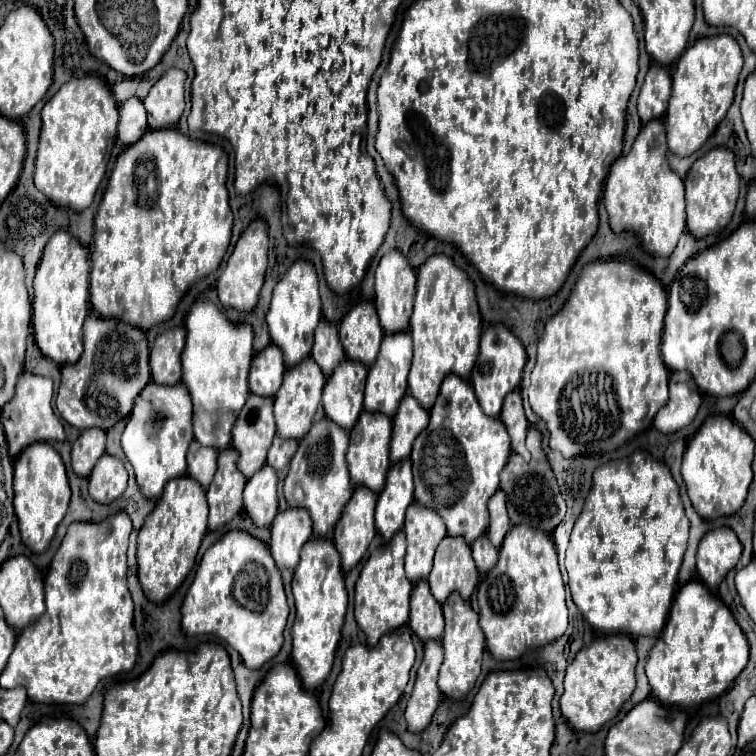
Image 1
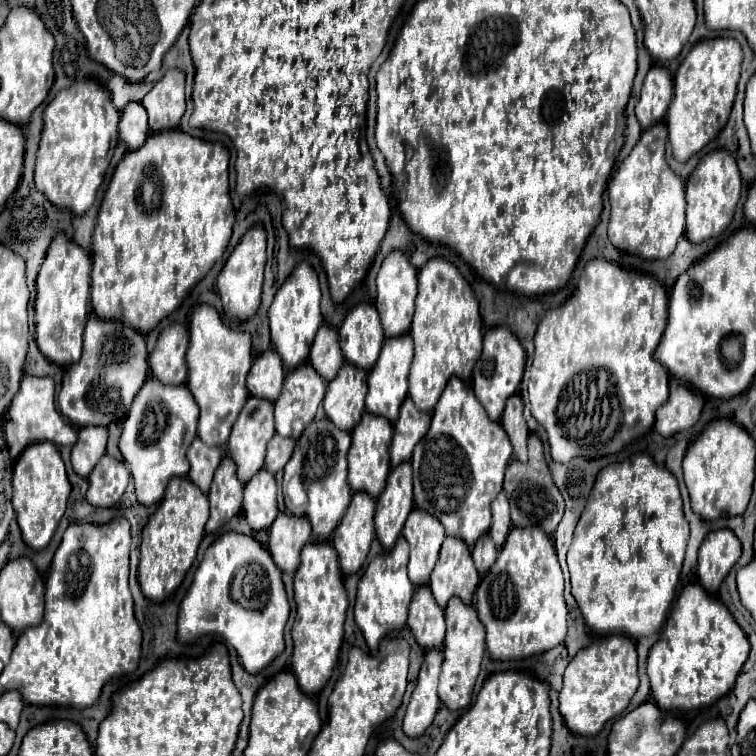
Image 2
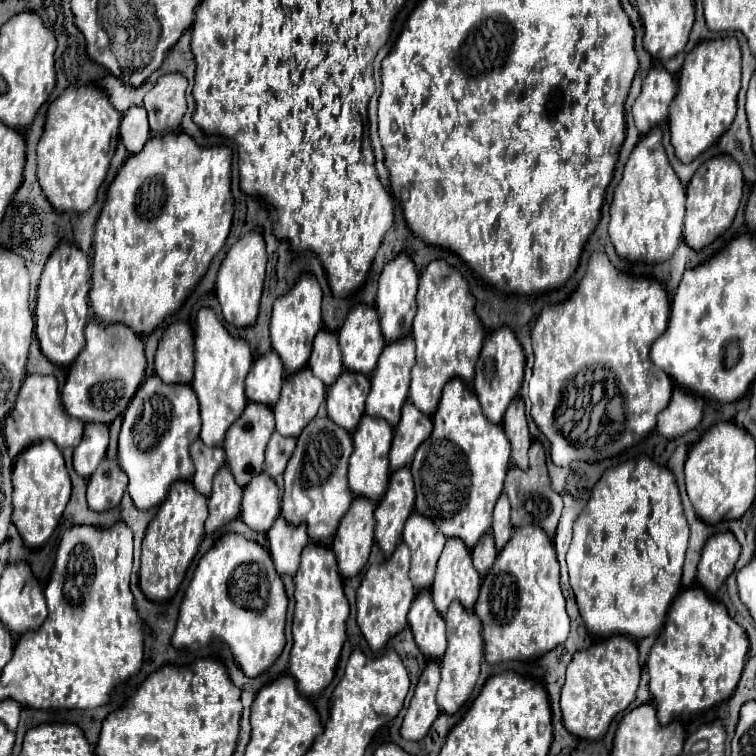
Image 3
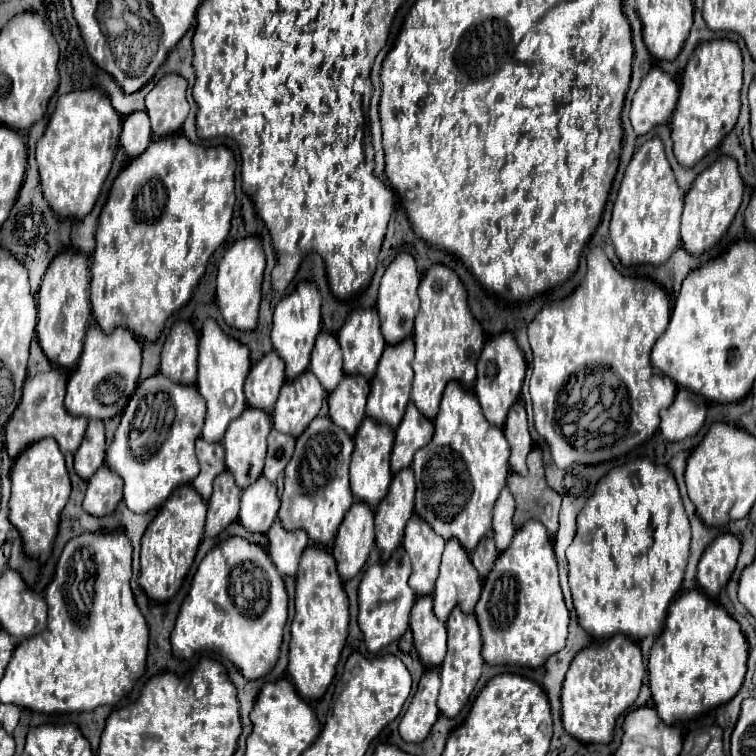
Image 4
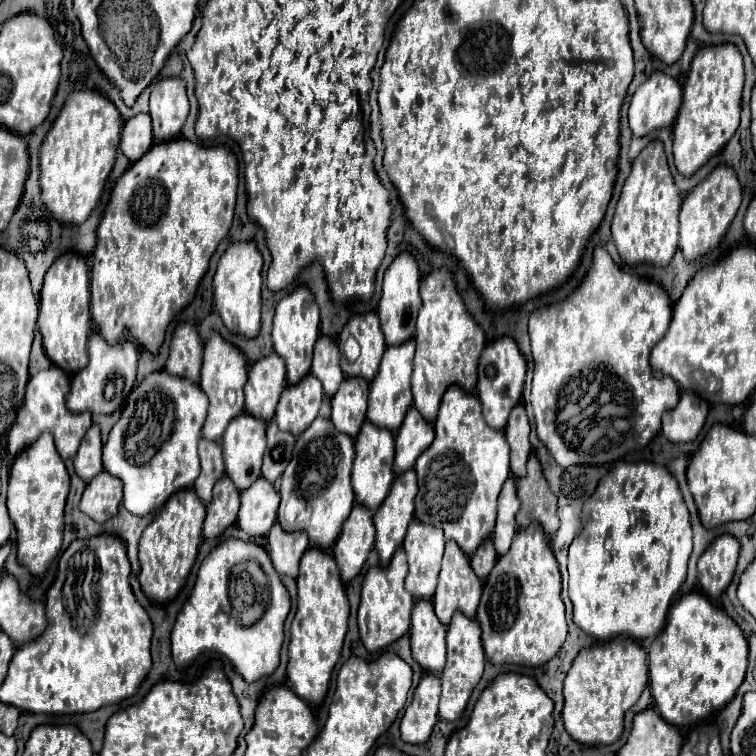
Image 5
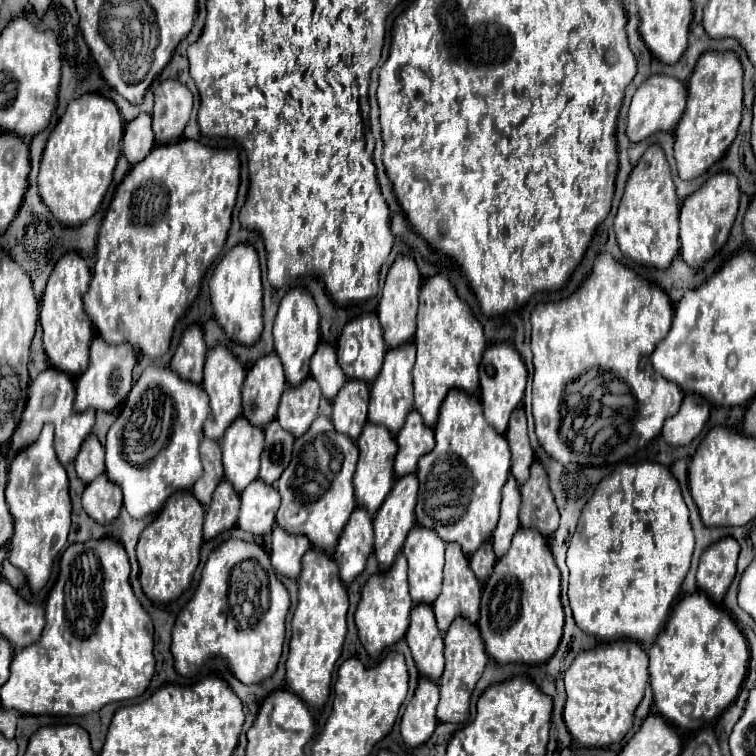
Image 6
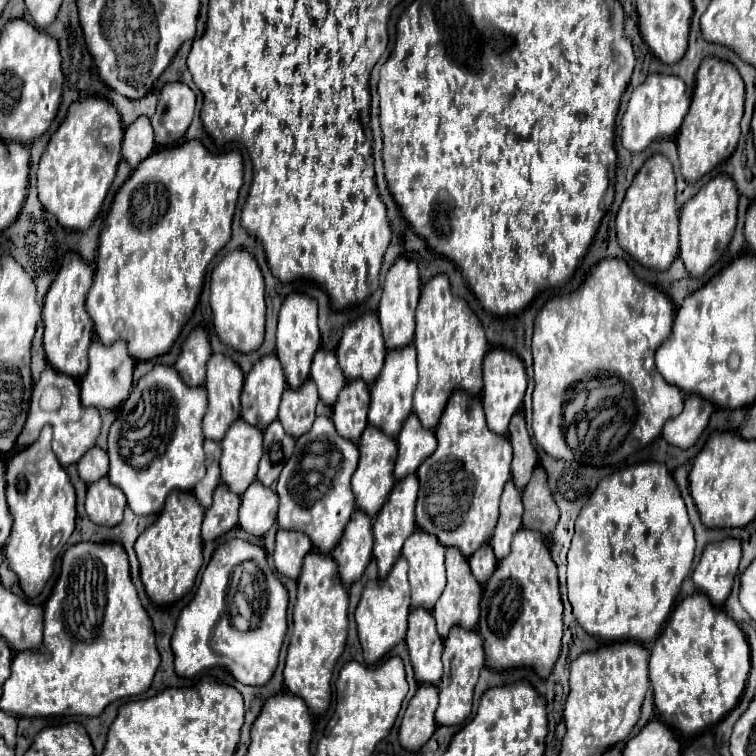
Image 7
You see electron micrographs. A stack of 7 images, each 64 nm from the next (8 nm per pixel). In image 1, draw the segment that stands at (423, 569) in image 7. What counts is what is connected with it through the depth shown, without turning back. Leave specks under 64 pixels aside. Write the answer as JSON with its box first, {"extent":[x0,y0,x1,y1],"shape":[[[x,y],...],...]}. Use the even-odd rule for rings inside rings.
{"extent":[402,504,446,582],"shape":[[[410,504],[402,530],[408,540],[406,576],[410,582],[424,580],[430,574],[436,546],[446,536],[446,526],[434,510]]]}

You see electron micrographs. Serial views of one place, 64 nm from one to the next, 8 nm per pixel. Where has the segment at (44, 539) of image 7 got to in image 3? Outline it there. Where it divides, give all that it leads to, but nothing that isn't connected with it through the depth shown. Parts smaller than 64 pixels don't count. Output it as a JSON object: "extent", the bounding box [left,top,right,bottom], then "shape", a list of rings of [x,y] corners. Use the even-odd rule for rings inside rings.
{"extent":[12,440,70,546],"shape":[[[52,440],[32,444],[16,458],[12,472],[12,522],[18,528],[24,544],[44,546],[58,526],[58,520],[70,500],[70,476],[64,466],[62,452]]]}

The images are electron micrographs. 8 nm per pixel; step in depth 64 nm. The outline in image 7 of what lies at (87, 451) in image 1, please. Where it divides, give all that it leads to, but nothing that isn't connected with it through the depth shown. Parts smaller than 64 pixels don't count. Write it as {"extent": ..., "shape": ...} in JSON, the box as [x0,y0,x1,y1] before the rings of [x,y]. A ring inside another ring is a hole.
{"extent":[78,446,108,484],"shape":[[[98,446],[90,448],[78,462],[78,474],[88,484],[104,478],[108,474],[108,454]]]}

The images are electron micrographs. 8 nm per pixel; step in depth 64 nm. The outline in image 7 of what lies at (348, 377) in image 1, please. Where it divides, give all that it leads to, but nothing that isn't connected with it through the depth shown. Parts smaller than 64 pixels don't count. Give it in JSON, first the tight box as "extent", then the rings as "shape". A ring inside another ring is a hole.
{"extent":[332,380,370,444],"shape":[[[362,380],[348,382],[342,388],[336,404],[332,406],[332,422],[336,426],[336,432],[342,438],[356,444],[358,436],[368,426],[368,420],[366,420],[368,406],[370,406],[368,384]]]}

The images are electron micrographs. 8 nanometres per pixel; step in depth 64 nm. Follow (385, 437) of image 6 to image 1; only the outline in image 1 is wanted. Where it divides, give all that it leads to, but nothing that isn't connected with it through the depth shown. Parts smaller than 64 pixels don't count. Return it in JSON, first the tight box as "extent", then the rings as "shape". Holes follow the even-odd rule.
{"extent":[346,410,392,494],"shape":[[[368,410],[360,414],[356,426],[350,430],[350,446],[346,452],[350,480],[354,486],[366,486],[374,494],[382,492],[382,484],[386,484],[386,472],[390,468],[390,458],[388,458],[390,432],[392,432],[392,420],[388,416]]]}

